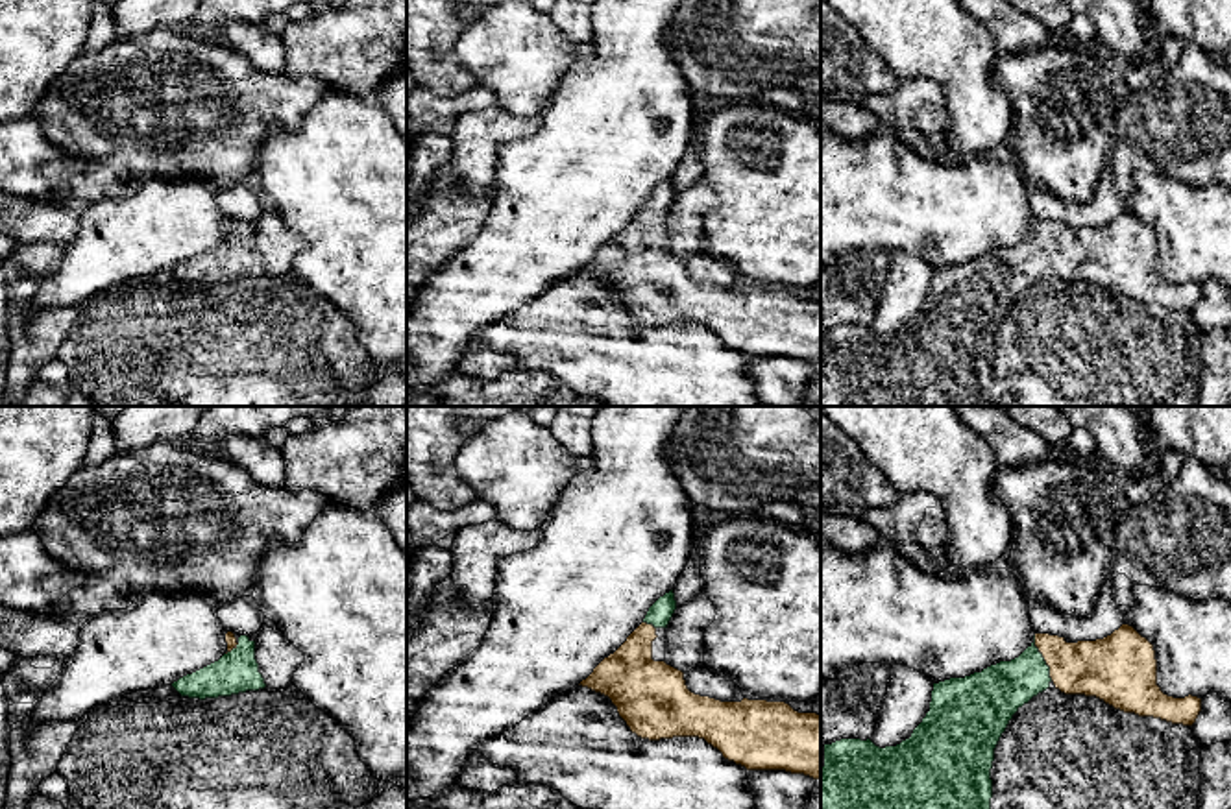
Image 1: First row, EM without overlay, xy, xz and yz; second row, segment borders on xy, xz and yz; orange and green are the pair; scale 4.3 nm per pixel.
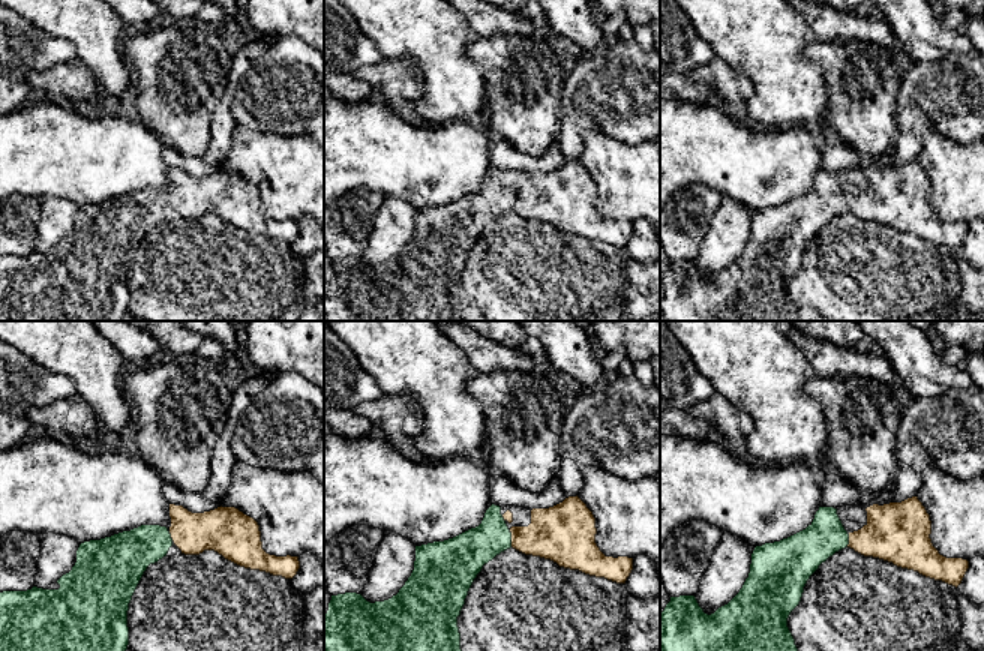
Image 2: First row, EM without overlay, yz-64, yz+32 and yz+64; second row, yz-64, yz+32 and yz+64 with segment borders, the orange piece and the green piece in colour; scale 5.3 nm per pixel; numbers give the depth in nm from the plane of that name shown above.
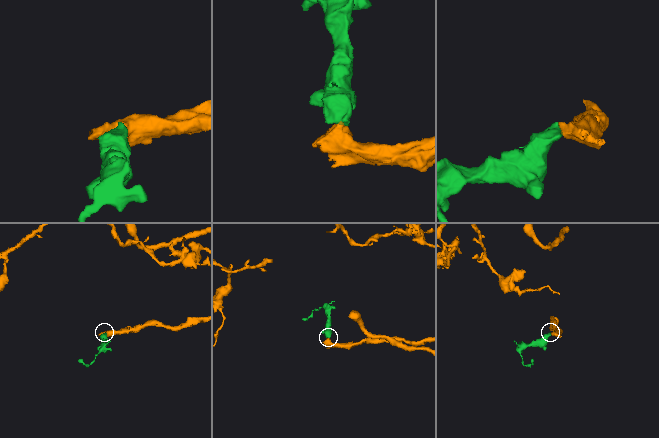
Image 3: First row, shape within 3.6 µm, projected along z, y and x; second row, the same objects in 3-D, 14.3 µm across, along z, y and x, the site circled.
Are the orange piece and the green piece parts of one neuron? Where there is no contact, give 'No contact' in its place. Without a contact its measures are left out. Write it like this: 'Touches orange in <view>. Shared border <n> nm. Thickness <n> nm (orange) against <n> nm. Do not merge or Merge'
Touches orange in yz. Shared border 220 nm. Thickness 240 nm (orange) against 220 nm. Merge

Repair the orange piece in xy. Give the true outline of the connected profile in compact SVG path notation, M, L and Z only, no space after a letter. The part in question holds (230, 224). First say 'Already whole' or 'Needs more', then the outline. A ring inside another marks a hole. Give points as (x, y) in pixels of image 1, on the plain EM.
Needs more. M227 218L225 229L227 238L218 248L179 264L172 273L181 283L200 286L264 275L255 246L255 227L248 222L237 225L233 218Z

